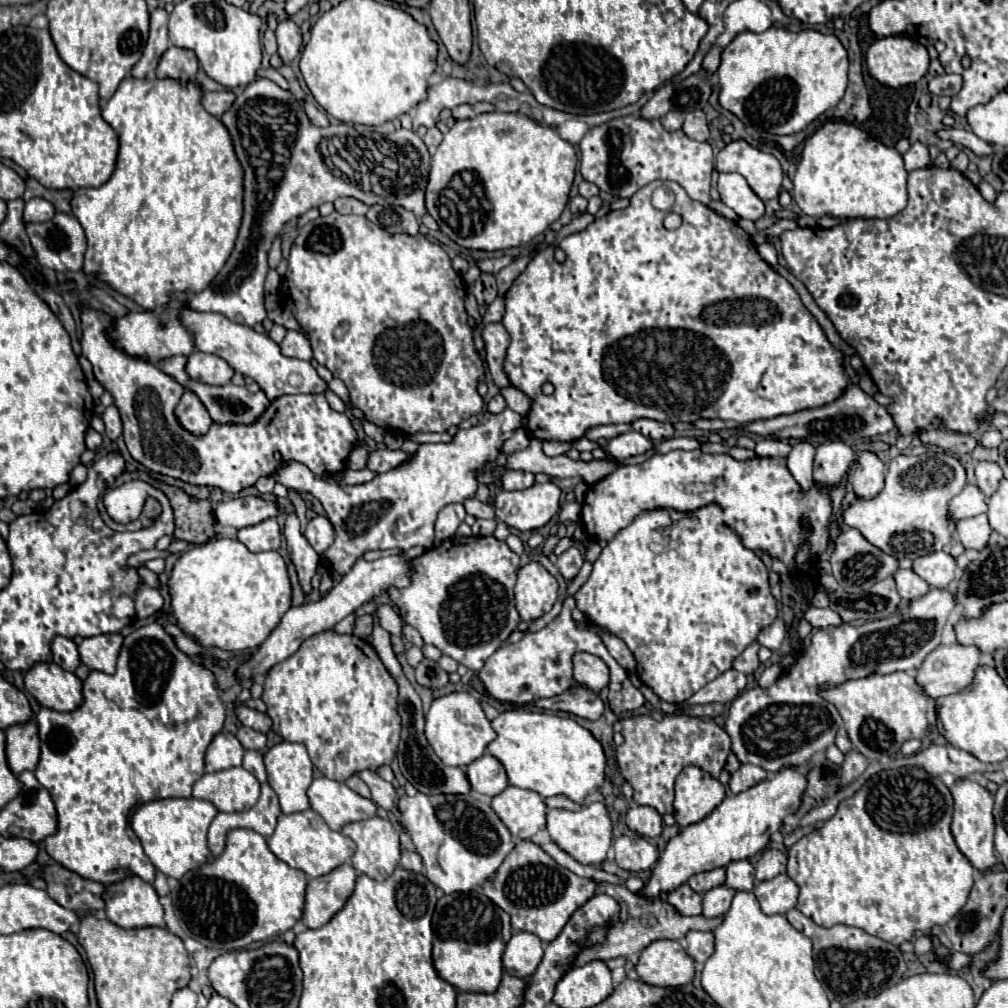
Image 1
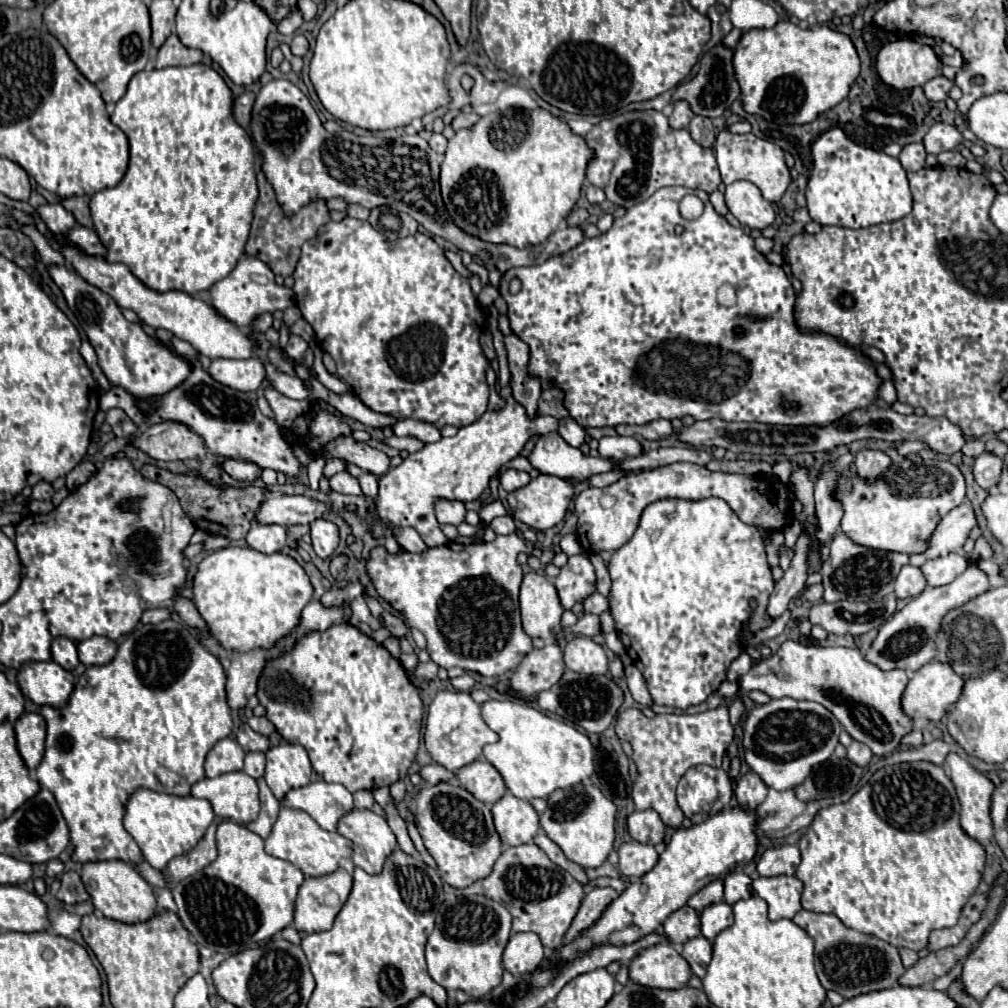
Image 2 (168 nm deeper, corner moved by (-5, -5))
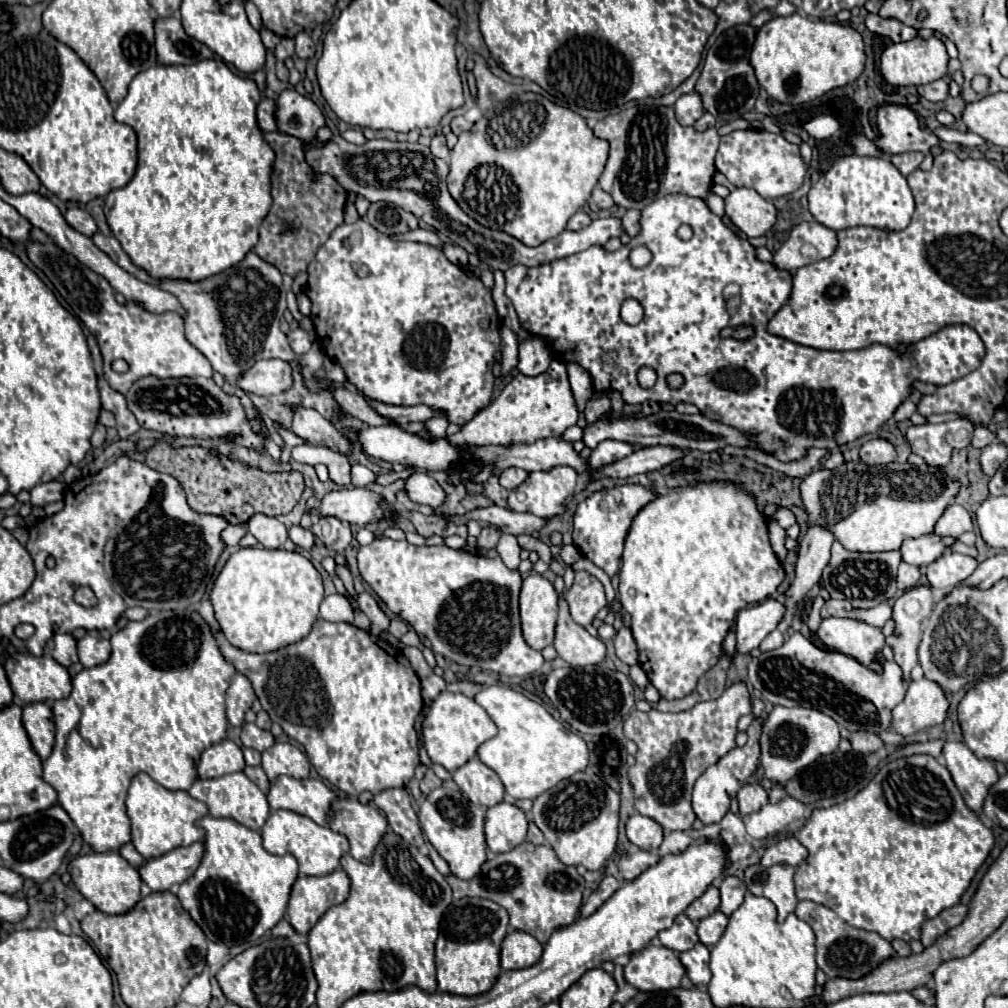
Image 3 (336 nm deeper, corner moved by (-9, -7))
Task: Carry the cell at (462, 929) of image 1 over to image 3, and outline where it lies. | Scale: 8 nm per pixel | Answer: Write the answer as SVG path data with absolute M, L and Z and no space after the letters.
M461 898L453 900L443 914L439 938L435 944L435 964L439 990L459 996L479 996L491 990L501 972L499 948L507 936L507 910L491 900Z

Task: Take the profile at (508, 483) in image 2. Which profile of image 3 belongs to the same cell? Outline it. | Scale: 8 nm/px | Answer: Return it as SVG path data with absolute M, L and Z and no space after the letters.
M507 468L503 470L503 474L499 476L499 484L507 490L515 490L519 484L523 484L523 480L527 480L527 472L523 472L521 468Z

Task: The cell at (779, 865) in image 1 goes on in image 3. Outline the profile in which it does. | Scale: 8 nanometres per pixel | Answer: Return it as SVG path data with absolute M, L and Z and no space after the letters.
M787 838L767 848L761 858L761 864L763 866L775 866L775 864L799 866L805 858L807 858L807 848L797 838Z

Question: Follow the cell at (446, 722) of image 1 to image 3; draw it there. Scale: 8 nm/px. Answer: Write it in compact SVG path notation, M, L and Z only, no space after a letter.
M443 690L431 704L431 710L423 722L425 748L429 758L435 764L441 764L445 770L455 772L467 760L477 756L477 748L497 734L495 722L487 716L487 712L465 694Z

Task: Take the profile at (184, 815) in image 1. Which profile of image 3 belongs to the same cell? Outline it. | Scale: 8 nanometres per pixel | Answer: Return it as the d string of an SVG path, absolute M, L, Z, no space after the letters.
M143 772L131 780L125 806L127 806L127 816L131 820L131 836L133 836L131 842L135 844L137 852L147 860L163 856L163 852L171 852L173 848L189 846L205 838L205 832L203 828L197 826L197 822L209 814L207 806L201 800L191 798L183 790L171 792L163 788Z

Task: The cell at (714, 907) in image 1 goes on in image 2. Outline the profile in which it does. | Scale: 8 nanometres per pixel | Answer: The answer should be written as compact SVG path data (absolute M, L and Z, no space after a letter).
M725 902L711 904L707 906L707 910L701 912L701 936L713 942L721 930L731 926L731 922L733 922L733 910L729 904Z

